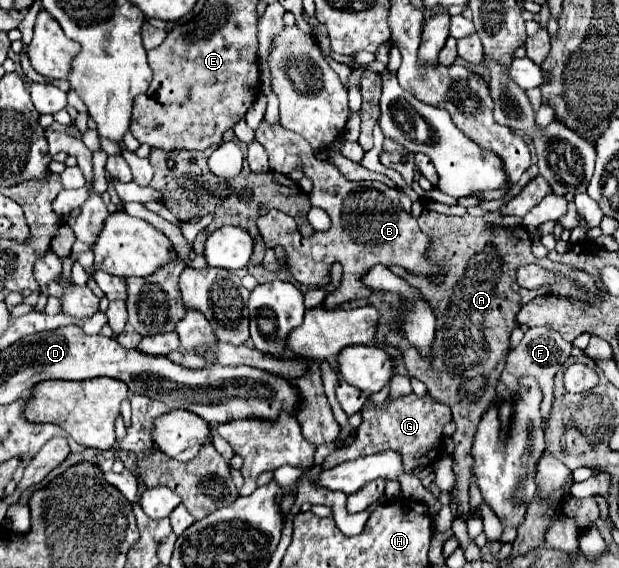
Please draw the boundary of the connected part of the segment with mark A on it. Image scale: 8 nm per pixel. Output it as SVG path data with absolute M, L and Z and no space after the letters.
M431 211L429 217L421 217L419 219L419 227L425 235L429 235L431 241L431 249L429 253L429 261L439 261L439 265L443 265L443 279L441 283L433 283L431 279L423 279L419 273L409 273L405 267L389 267L393 273L397 273L399 277L403 277L407 283L411 283L413 287L417 287L423 297L431 303L433 311L437 313L437 361L421 361L421 355L417 355L417 351L411 345L405 345L405 341L401 341L401 337L397 337L393 333L391 327L391 319L393 319L393 311L391 307L395 305L395 297L393 295L383 295L383 293L371 293L365 299L359 301L349 301L343 307L345 309L353 309L353 307L367 307L373 305L375 309L379 309L379 325L377 325L377 341L383 343L387 341L389 345L397 345L403 353L405 365L409 369L411 377L417 377L419 381L423 381L429 389L429 395L433 395L435 401L441 401L445 405L451 407L453 411L453 423L457 425L455 433L453 433L453 441L455 441L455 451L453 451L453 473L455 473L455 485L449 491L449 505L455 517L461 517L463 521L469 519L469 479L471 479L471 445L473 445L473 437L477 433L477 425L483 417L483 413L489 409L491 393L485 393L485 397L481 397L481 401L477 401L477 405L473 405L473 401L465 399L465 393L461 393L461 381L465 381L465 377L475 377L475 373L481 373L485 377L489 377L489 387L495 387L501 369L505 365L505 357L507 357L507 347L509 347L509 335L511 331L517 327L517 311L521 309L523 303L531 301L533 297L537 297L537 291L525 291L515 283L515 273L521 265L525 263L537 263L537 257L533 257L531 253L531 237L523 227L517 229L501 229L497 225L491 225L487 221L483 221L481 217L473 217L473 215L465 215L465 217L453 217L453 215L441 215Z

